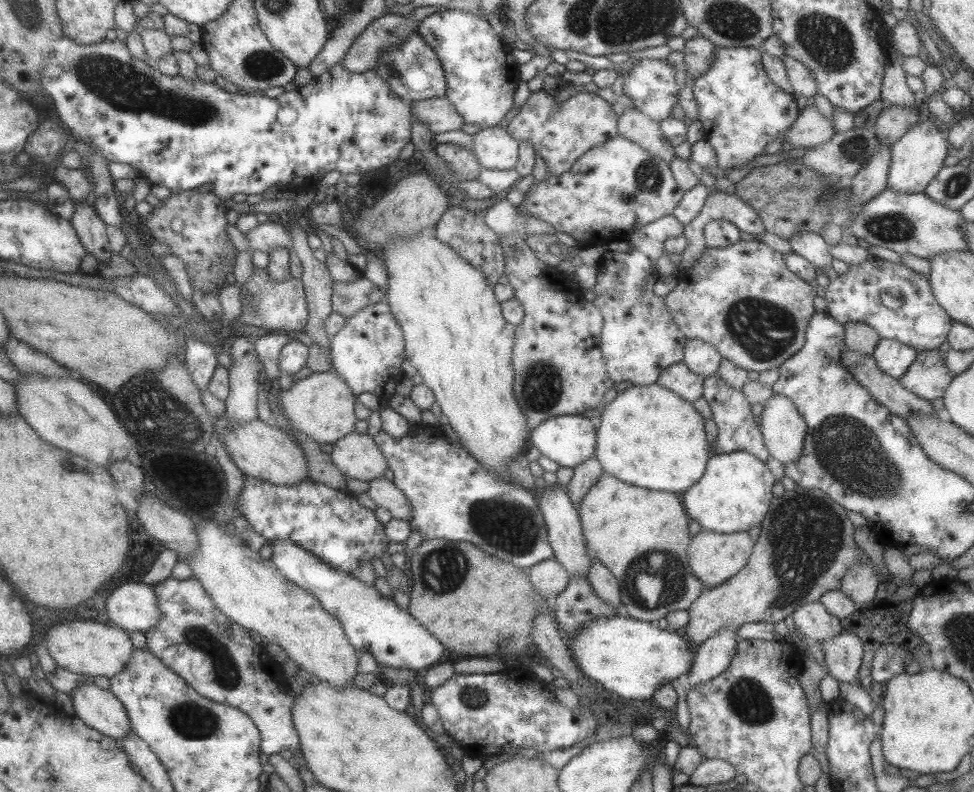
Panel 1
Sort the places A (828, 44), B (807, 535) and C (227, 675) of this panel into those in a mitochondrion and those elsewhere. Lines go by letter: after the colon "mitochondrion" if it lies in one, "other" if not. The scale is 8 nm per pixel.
A: mitochondrion
B: mitochondrion
C: mitochondrion

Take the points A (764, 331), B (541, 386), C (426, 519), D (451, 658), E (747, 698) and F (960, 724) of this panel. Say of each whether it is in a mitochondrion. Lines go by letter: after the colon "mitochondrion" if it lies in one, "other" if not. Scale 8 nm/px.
A: mitochondrion
B: mitochondrion
C: other
D: other
E: mitochondrion
F: other

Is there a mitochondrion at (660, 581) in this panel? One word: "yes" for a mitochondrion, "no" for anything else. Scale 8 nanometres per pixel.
yes

